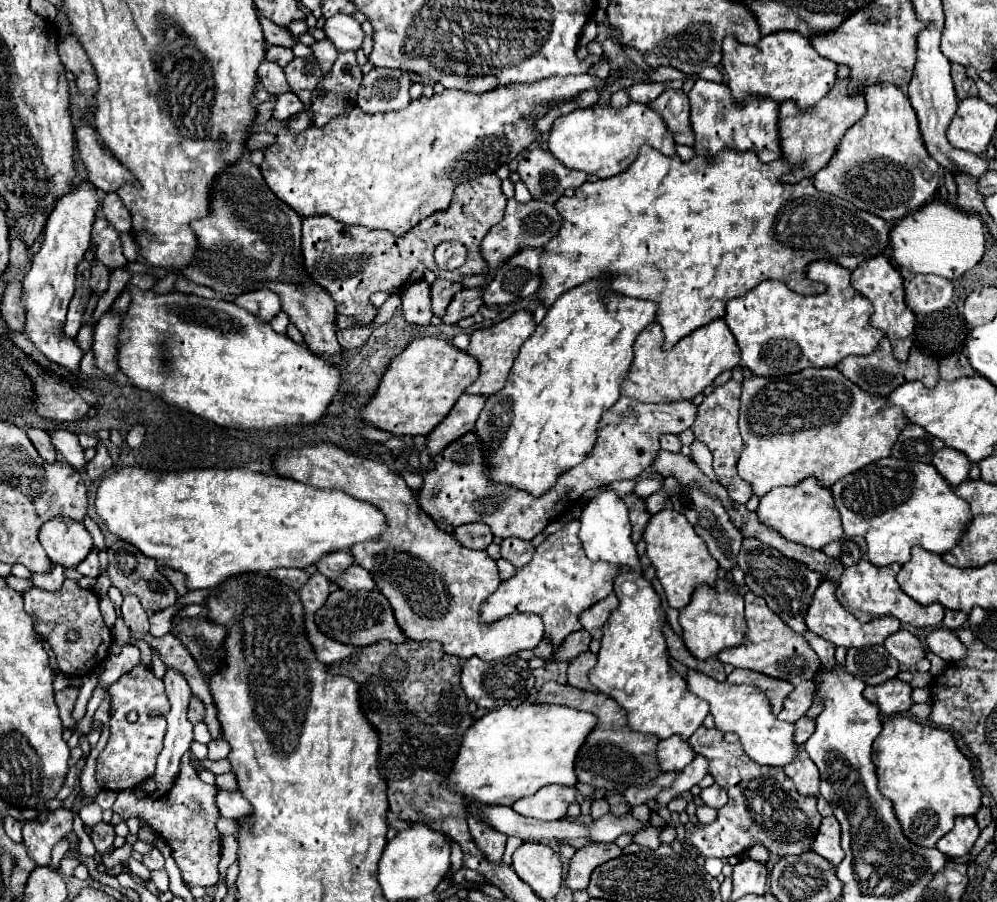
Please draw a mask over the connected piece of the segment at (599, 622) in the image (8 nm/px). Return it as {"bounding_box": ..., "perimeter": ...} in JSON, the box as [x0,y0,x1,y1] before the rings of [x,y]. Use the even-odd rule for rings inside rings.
{"bounding_box":[579,592,619,640],"perimeter":[[[611,592],[603,602],[597,602],[595,606],[591,606],[591,610],[585,610],[585,612],[579,616],[579,622],[581,622],[583,630],[587,630],[587,632],[591,634],[591,638],[601,640],[603,624],[605,624],[605,620],[609,618],[609,614],[611,614],[617,606],[619,606],[617,596]]]}

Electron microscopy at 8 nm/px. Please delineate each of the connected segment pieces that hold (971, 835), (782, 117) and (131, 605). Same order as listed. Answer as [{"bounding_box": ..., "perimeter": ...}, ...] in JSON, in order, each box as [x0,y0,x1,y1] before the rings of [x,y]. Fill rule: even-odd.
[{"bounding_box":[937,816,981,858],"perimeter":[[[959,816],[955,818],[955,826],[949,834],[945,834],[939,842],[937,842],[937,848],[945,854],[945,856],[951,856],[951,858],[959,858],[959,856],[965,856],[971,852],[975,840],[979,838],[981,834],[981,828],[977,826],[975,818],[971,816]]]},{"bounding_box":[779,78,867,182],"perimeter":[[[849,78],[835,82],[835,86],[811,108],[803,110],[795,102],[785,100],[779,110],[779,136],[781,136],[781,150],[783,158],[799,164],[799,170],[785,174],[783,182],[799,182],[801,178],[813,176],[819,168],[827,166],[829,160],[835,156],[835,148],[839,146],[845,132],[859,122],[867,114],[867,102],[861,90],[857,94],[849,94]]]},{"bounding_box":[121,596,149,638],"perimeter":[[[125,596],[123,604],[121,604],[121,612],[123,612],[123,620],[129,626],[129,630],[135,634],[135,638],[141,638],[147,630],[149,630],[149,614],[147,610],[141,606],[139,598],[135,596]]]}]

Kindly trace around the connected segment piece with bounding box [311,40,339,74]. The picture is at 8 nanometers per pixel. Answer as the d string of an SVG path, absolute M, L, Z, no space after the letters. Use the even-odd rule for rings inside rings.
M321 40L321 42L315 42L311 46L311 50L313 50L313 54L315 54L315 58L317 58L323 74L327 74L331 70L331 66L333 66L337 54L339 54L337 48L329 40Z

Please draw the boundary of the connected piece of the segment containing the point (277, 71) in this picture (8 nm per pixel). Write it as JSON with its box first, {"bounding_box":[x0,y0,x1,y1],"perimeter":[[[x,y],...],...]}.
{"bounding_box":[259,62,289,94],"perimeter":[[[263,62],[259,66],[259,78],[261,78],[261,86],[269,92],[269,94],[283,94],[289,92],[289,86],[285,82],[285,72],[281,66],[277,66],[275,62]]]}

